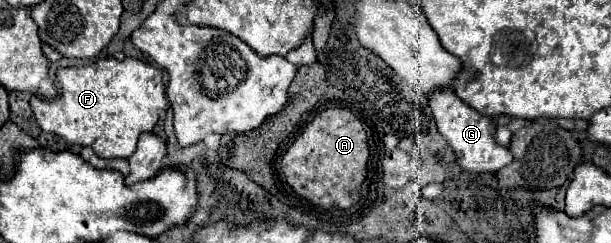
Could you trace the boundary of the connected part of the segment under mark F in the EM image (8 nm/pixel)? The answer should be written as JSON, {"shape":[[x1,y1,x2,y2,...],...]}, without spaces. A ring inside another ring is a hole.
{"shape":[[103,58,103,60,97,60,93,64,87,64,87,66,69,66,69,68,59,68,57,70,57,80,61,84,61,94,55,98,55,100,43,100,38,101,38,97,33,96,30,99,30,105,37,118,37,124,45,130,45,132,51,132,51,134,57,134,57,136,63,136,67,142,73,142,73,144,79,144,79,146,89,146,95,150,95,154,99,158,129,158,133,152,135,152,135,146,137,146,137,138,139,134,143,132,151,132,153,126,157,124,159,120,159,114,163,110,169,108,169,100,167,100,167,94,165,94,165,84,163,84,163,74,159,68,155,68,153,64,147,64,147,62,141,62,137,58,125,58,125,60,115,60,115,58]]}

